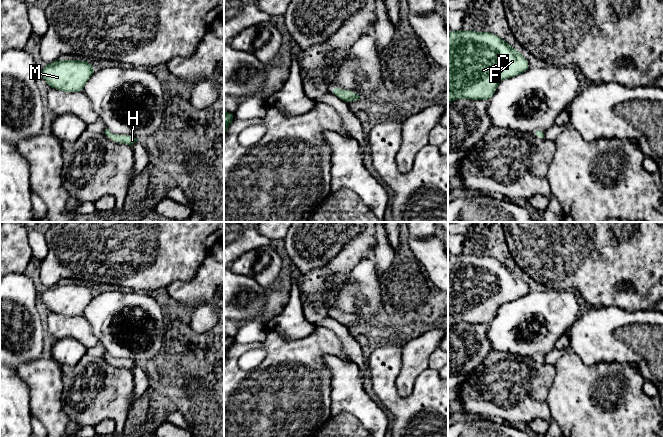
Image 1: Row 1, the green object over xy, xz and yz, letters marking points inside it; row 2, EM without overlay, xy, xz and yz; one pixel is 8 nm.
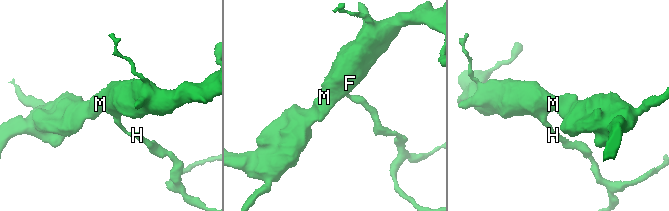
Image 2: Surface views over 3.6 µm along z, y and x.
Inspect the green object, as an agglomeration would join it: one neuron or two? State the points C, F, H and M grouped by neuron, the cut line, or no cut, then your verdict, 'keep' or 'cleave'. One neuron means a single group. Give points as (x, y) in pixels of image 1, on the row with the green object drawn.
C F H M | no cut | keep

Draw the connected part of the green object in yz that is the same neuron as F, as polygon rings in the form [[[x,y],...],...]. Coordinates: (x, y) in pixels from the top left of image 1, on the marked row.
[[[450,31],[448,33],[448,103],[458,99],[491,99],[498,84],[531,66],[527,59],[505,40],[490,32]]]

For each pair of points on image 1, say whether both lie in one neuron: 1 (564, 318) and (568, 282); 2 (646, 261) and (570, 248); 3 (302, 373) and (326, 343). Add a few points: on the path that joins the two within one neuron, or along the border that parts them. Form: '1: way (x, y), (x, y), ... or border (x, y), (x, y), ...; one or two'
1: border (549, 288), (572, 291), (579, 298); two
2: way (627, 261), (618, 256), (589, 255); one
3: way (303, 366), (319, 350); one

